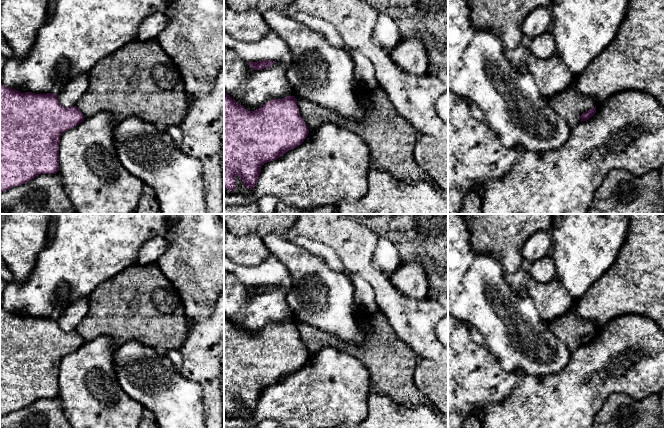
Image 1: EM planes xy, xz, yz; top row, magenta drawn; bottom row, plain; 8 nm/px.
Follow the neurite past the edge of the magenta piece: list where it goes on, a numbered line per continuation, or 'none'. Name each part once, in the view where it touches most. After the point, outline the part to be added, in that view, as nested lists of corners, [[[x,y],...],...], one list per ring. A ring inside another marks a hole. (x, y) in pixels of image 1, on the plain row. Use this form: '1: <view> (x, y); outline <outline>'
none

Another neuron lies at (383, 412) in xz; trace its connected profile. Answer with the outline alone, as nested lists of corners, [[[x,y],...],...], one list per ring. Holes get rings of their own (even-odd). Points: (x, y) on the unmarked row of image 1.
[[[370,393],[367,403],[368,413],[362,422],[357,425],[342,425],[340,428],[448,428],[440,412],[425,406],[407,408],[375,393]]]

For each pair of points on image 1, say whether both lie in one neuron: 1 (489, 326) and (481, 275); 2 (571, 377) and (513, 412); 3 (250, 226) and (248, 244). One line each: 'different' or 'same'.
1: same
2: same
3: different

